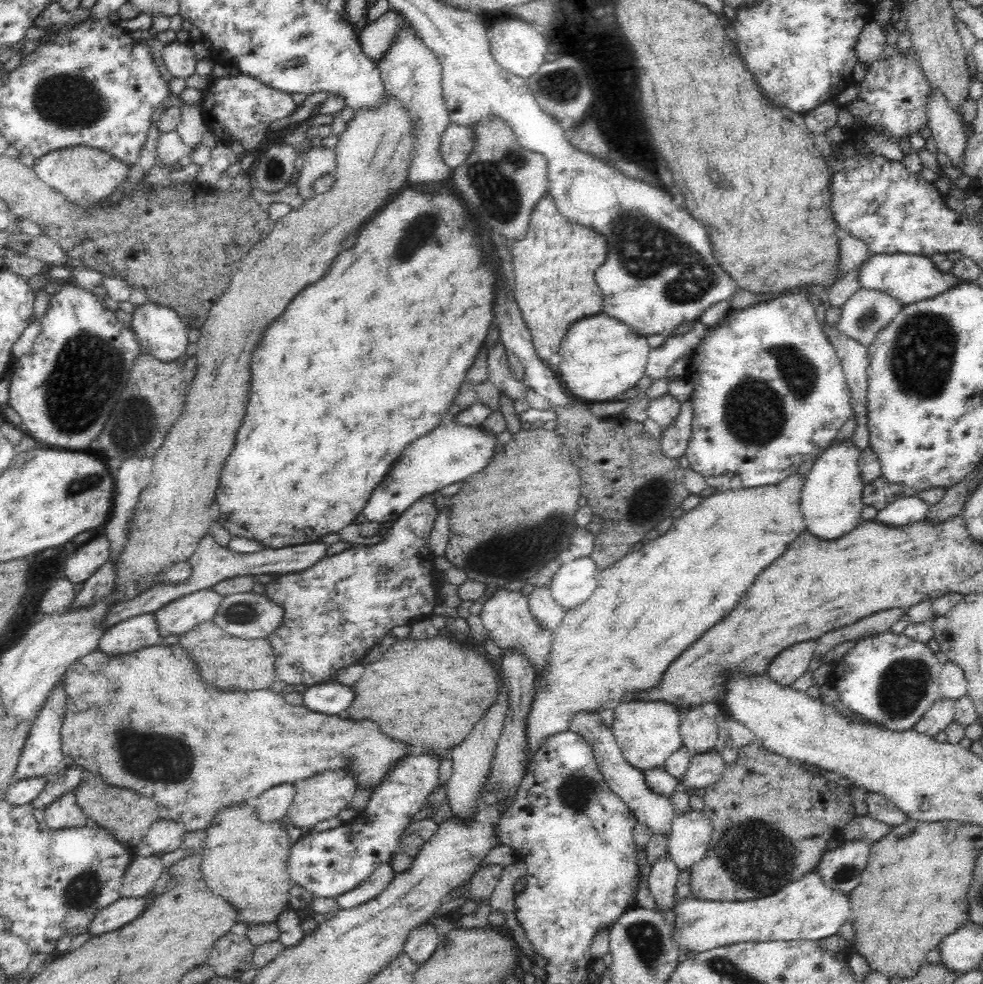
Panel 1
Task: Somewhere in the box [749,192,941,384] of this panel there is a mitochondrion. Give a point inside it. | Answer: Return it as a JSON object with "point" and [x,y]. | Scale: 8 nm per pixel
{"point":[866,321]}

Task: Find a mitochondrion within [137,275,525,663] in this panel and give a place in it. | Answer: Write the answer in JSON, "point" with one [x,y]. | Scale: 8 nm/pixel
{"point":[240,614]}

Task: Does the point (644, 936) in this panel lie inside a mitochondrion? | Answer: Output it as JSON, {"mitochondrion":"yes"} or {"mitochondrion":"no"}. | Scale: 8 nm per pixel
{"mitochondrion":"yes"}

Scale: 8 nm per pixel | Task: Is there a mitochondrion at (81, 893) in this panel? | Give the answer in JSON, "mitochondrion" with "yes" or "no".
{"mitochondrion":"yes"}

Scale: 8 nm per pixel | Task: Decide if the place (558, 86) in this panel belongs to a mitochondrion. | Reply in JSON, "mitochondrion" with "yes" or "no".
{"mitochondrion":"yes"}

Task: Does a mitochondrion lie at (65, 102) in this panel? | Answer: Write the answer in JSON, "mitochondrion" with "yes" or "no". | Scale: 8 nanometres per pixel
{"mitochondrion":"yes"}

